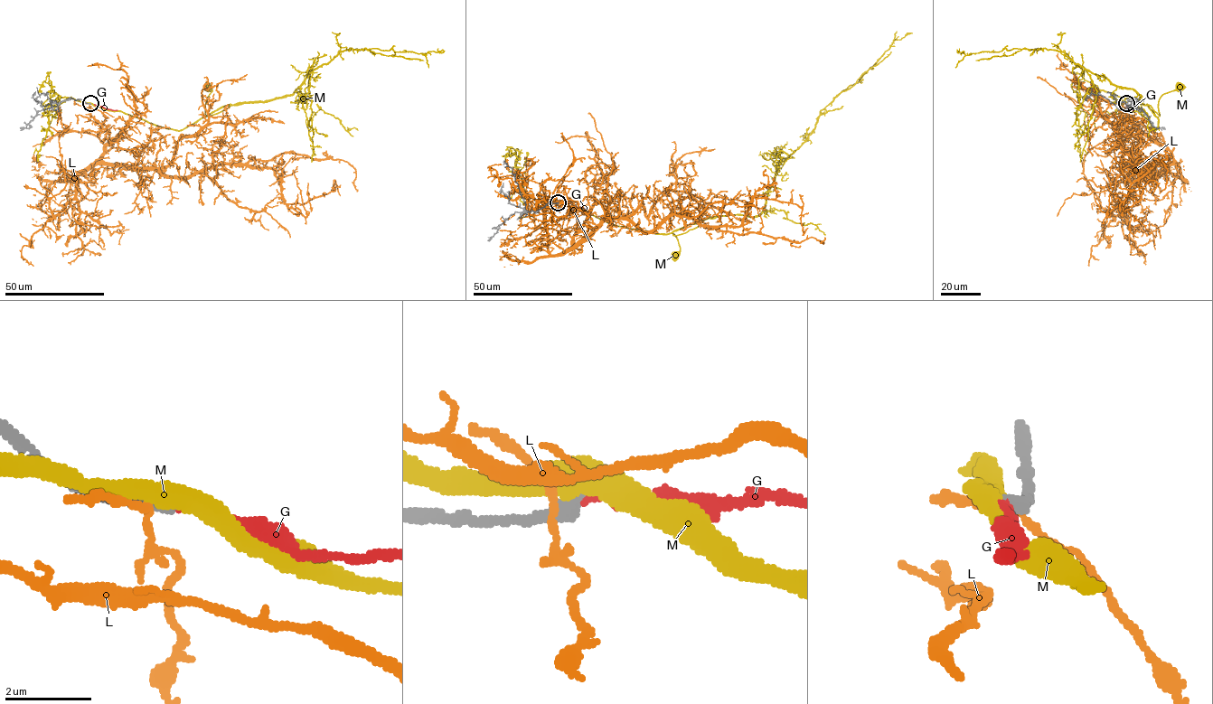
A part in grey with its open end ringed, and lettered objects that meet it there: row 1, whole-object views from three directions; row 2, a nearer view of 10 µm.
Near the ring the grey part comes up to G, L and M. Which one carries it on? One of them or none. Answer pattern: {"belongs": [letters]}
{"belongs": ["G"]}

